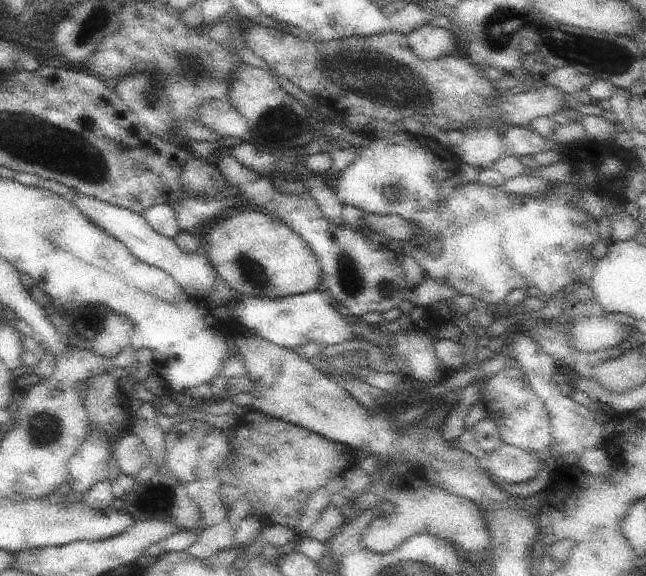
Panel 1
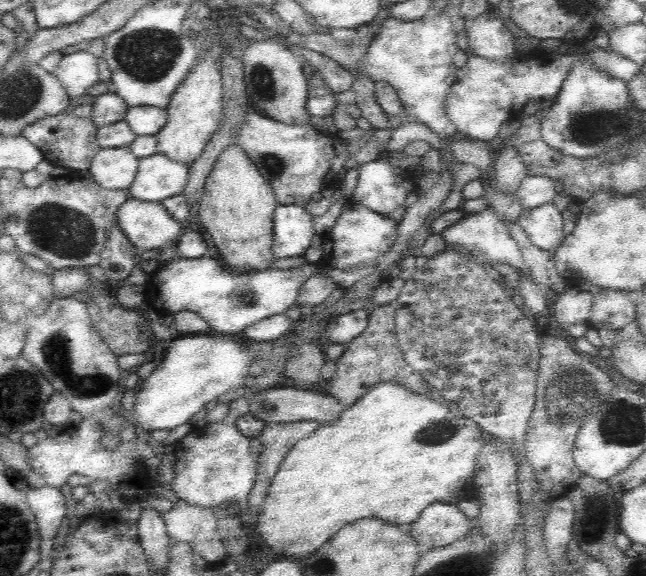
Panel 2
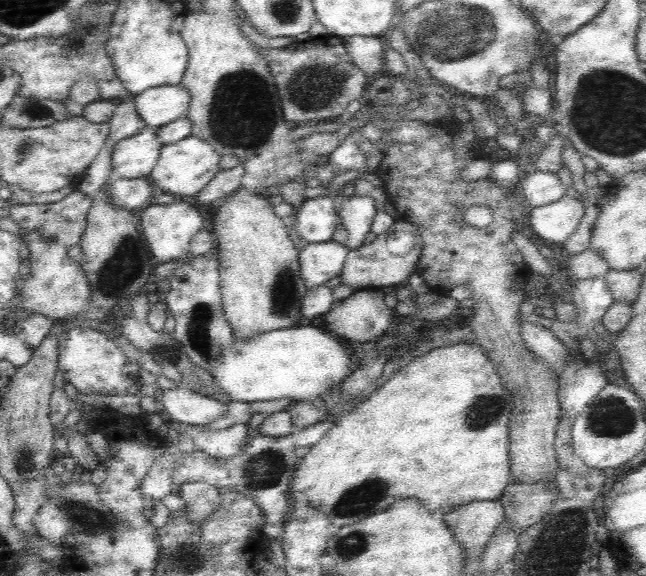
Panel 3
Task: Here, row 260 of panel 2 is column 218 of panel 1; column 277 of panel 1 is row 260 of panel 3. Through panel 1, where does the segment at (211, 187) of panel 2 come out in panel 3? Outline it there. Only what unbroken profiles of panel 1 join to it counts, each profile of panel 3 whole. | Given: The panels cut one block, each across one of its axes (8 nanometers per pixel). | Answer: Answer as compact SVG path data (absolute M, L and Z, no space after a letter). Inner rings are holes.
M240 185L234 194L228 194L228 198L218 207L212 218L212 224L214 226L210 226L209 229L216 240L221 299L224 315L232 328L233 336L248 340L264 332L294 327L300 320L301 302L307 288L301 277L299 251L294 247L288 228L276 215L269 199Z

